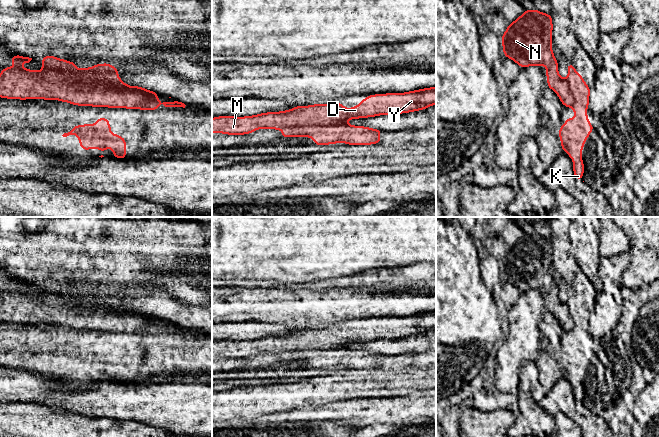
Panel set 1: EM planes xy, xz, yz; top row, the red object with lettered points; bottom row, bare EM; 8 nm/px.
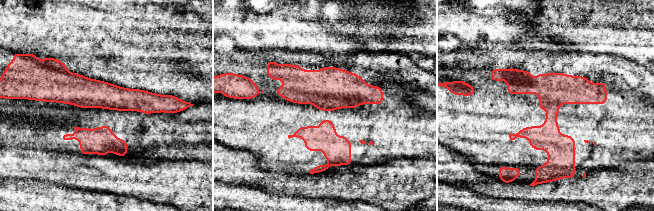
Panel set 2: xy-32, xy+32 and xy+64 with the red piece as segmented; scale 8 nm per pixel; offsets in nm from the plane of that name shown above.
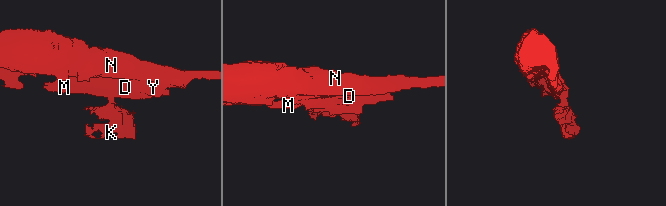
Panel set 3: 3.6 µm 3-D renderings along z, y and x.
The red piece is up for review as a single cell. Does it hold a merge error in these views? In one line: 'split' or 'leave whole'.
split

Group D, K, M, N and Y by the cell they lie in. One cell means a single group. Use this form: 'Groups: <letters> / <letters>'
Groups: D M N Y / K

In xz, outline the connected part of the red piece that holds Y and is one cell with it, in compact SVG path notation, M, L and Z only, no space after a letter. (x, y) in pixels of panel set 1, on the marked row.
M436 87L405 93L367 95L359 105L350 110L339 102L295 106L279 112L267 112L253 116L219 116L212 118L212 133L246 135L258 129L275 129L300 126L327 126L346 124L349 119L379 115L398 115L420 111L436 104Z

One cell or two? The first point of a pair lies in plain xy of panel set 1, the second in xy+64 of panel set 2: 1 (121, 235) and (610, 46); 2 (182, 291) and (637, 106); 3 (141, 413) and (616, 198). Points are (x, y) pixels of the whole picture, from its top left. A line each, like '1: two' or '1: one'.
1: two
2: one
3: one

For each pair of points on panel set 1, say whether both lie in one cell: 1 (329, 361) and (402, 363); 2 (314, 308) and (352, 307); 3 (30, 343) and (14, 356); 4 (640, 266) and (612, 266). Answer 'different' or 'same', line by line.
1: same
2: same
3: same
4: different

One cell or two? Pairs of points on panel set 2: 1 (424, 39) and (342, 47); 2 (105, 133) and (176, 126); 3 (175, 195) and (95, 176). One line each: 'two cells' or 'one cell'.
1: two cells
2: one cell
3: one cell

